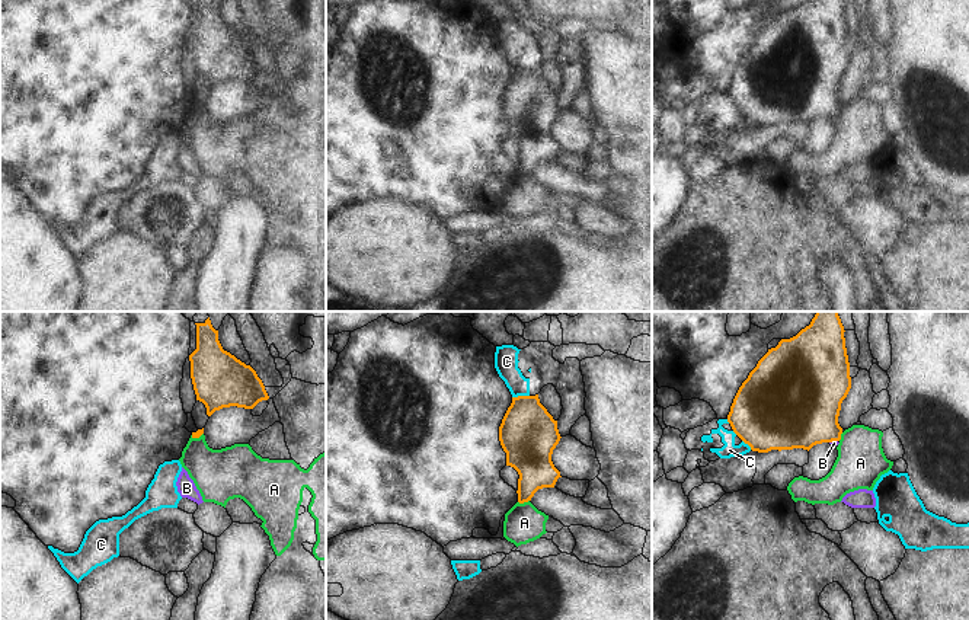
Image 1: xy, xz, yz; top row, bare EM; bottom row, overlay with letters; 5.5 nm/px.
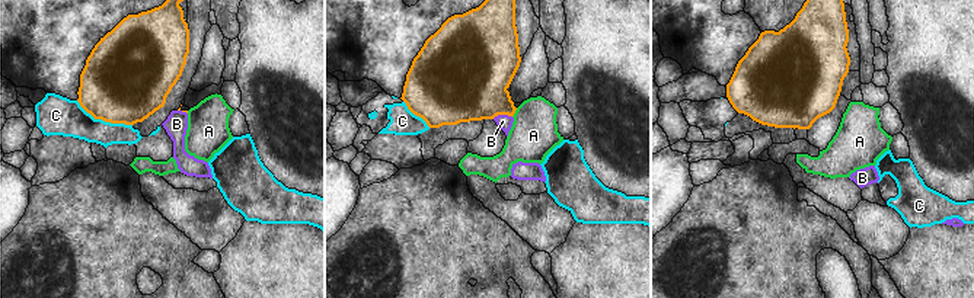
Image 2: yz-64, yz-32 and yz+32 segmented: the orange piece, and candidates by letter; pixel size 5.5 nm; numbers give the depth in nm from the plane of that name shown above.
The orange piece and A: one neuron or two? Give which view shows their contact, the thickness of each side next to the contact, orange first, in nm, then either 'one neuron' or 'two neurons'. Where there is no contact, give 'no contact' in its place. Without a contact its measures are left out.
contact in xz; calibres 220 and 220 nm; two neurons

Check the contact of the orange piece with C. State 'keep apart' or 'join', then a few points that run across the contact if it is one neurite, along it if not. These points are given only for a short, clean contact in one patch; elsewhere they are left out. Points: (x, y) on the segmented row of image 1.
keep apart

